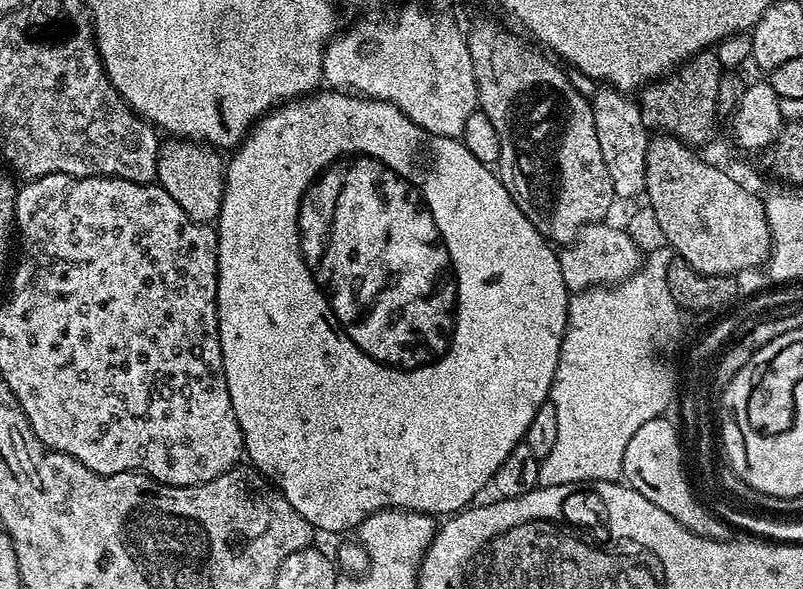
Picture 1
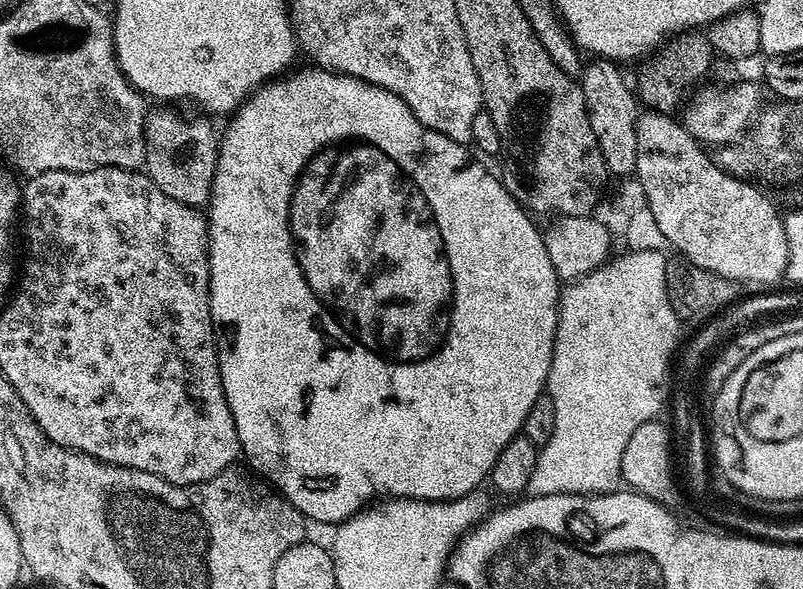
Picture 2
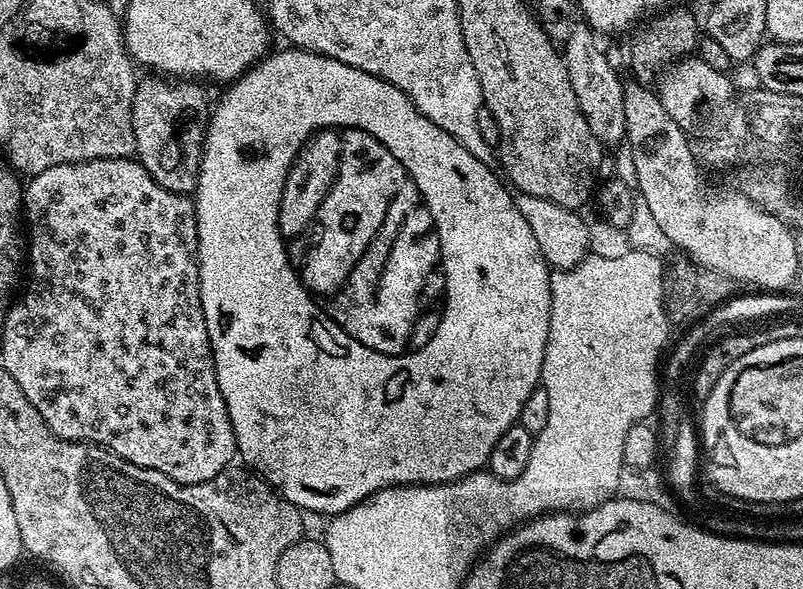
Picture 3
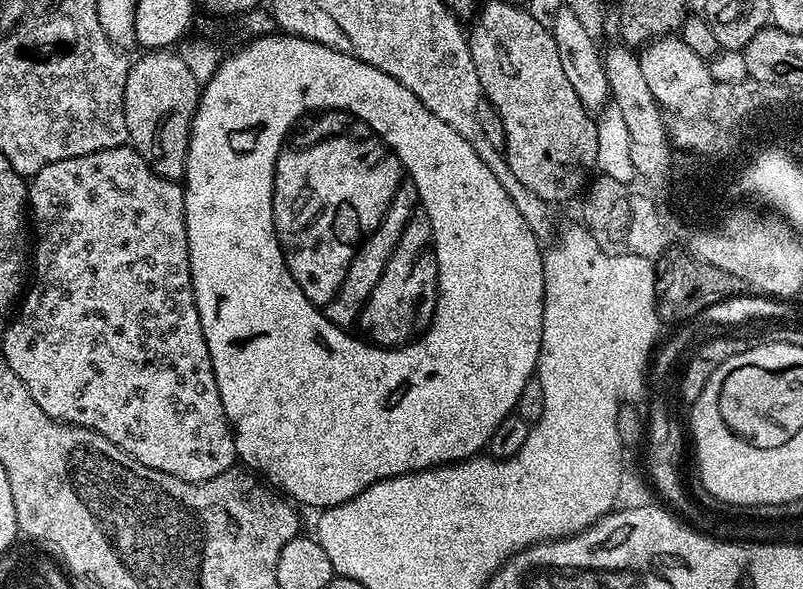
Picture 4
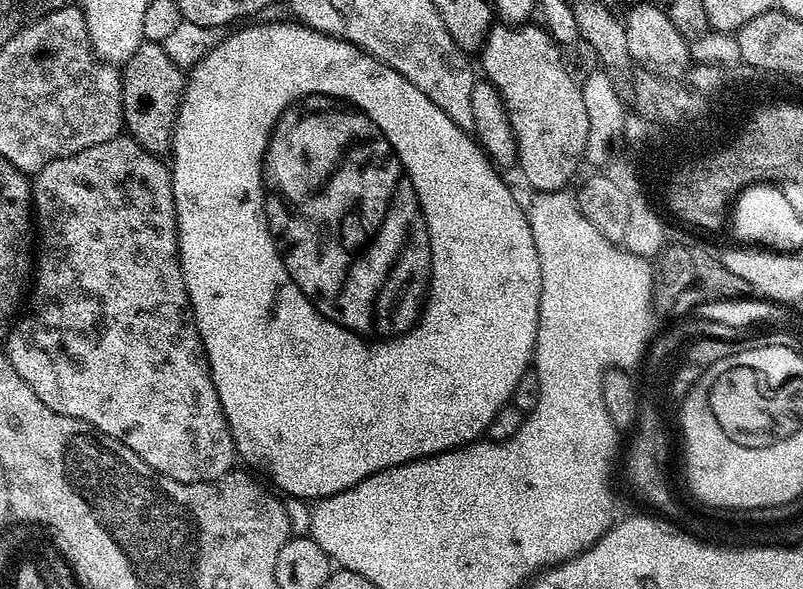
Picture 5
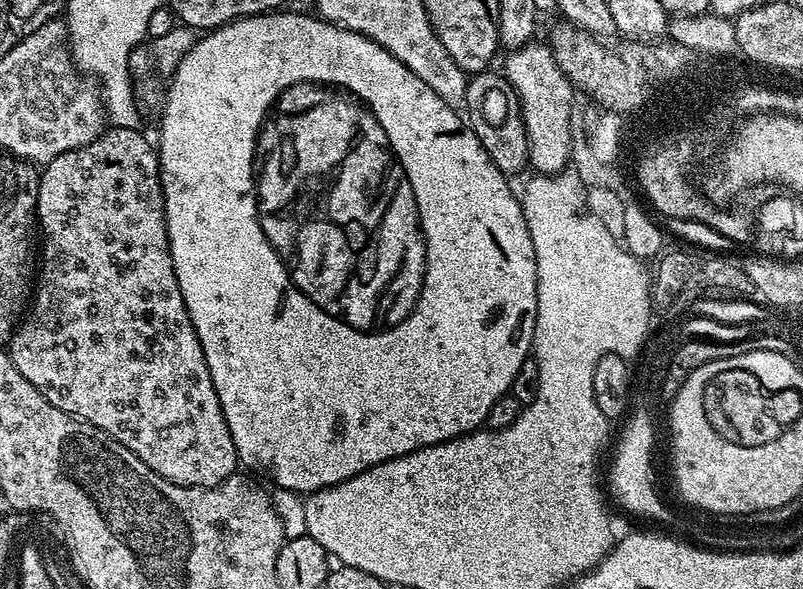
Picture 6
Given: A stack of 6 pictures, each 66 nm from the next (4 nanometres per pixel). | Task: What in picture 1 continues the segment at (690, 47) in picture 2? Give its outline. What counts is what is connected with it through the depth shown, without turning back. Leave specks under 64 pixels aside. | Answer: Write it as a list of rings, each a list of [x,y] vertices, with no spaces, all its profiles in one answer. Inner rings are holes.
[[[705,50],[688,57],[687,60],[679,65],[678,70],[657,79],[655,82],[649,83],[638,96],[640,112],[646,128],[648,130],[657,128],[660,131],[657,133],[667,134],[669,137],[680,140],[689,146],[710,143],[712,135],[716,132],[716,111],[719,110],[720,99],[722,99],[720,90],[721,75],[722,67],[719,64],[715,51]]]

